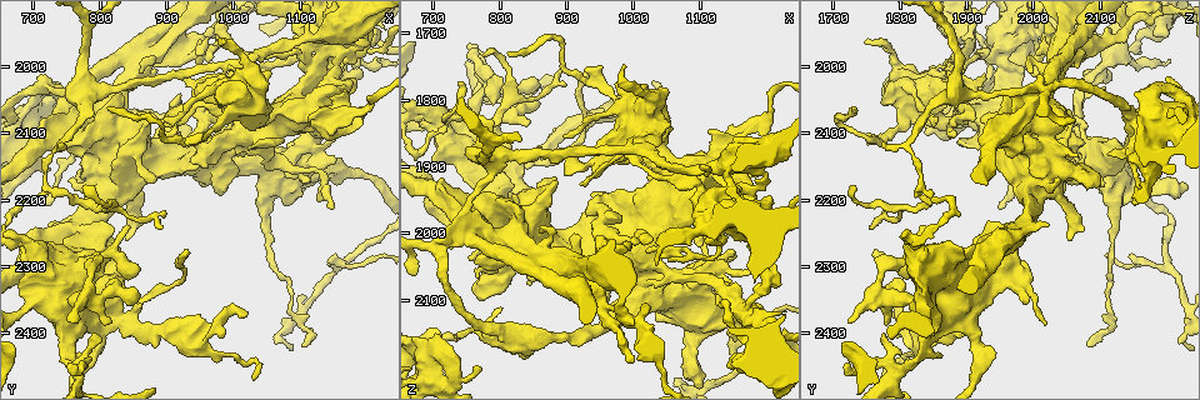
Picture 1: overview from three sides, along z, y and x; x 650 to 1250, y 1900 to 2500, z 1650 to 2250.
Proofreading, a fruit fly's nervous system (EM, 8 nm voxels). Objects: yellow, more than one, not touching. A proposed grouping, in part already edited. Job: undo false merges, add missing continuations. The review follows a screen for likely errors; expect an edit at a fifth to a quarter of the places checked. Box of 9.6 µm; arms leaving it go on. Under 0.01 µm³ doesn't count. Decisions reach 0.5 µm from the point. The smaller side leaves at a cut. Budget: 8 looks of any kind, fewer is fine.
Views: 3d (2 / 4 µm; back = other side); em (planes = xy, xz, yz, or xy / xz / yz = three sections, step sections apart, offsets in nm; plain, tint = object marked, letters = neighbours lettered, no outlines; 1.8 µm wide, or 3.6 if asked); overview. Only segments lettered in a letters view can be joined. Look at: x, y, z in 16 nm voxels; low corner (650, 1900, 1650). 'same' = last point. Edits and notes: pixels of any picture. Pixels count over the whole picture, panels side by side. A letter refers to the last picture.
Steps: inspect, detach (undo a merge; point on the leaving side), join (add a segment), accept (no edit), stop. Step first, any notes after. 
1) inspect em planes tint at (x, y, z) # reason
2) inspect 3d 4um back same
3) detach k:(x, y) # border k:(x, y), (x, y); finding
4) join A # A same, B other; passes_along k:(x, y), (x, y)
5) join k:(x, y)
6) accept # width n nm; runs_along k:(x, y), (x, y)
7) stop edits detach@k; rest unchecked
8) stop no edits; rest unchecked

inspect em planes tint at (1030, 2470, 1775) # end of a long branch

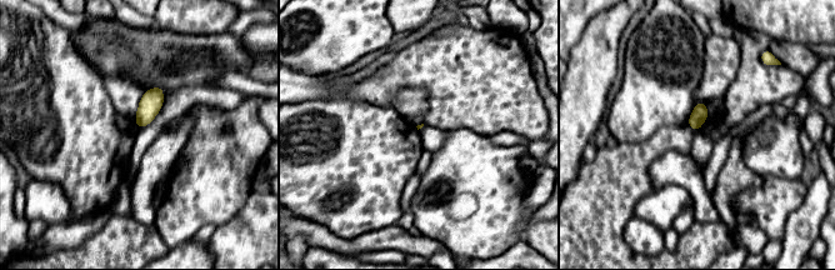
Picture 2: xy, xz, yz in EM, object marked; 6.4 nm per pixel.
inspect em planes letters same

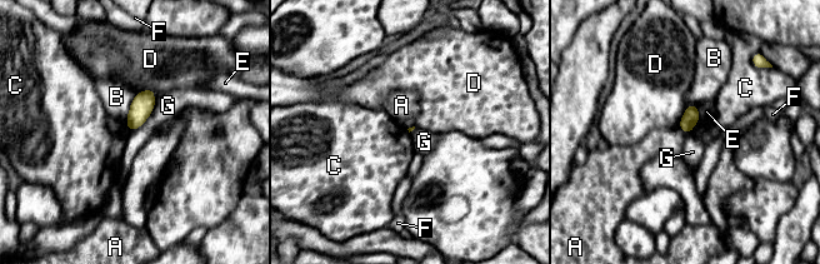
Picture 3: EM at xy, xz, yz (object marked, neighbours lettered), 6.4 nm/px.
accept # A other, B other, C other, D other, E other, F other, G other; border 3:(156, 99), (151, 114), (130, 133); none of them fits

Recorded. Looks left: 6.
inspect em planes letters at (1125, 2030, 2070)

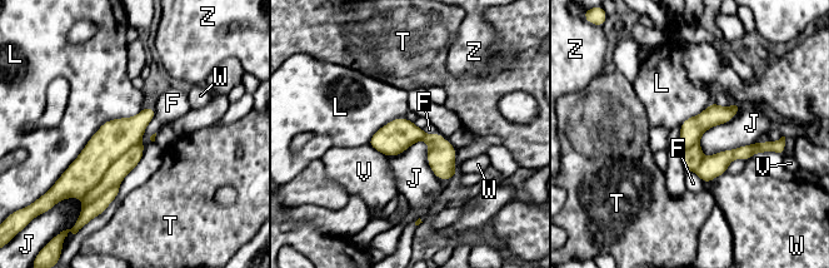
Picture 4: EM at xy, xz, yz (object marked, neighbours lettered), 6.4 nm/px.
detach 4:(99, 206) # longest_contact F 750 nm; F other, J other, L other, T other, V other, W other, Z other; border 4:(118, 184), (108, 188), (85, 207); two neurons meet here

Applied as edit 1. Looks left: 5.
inspect overview

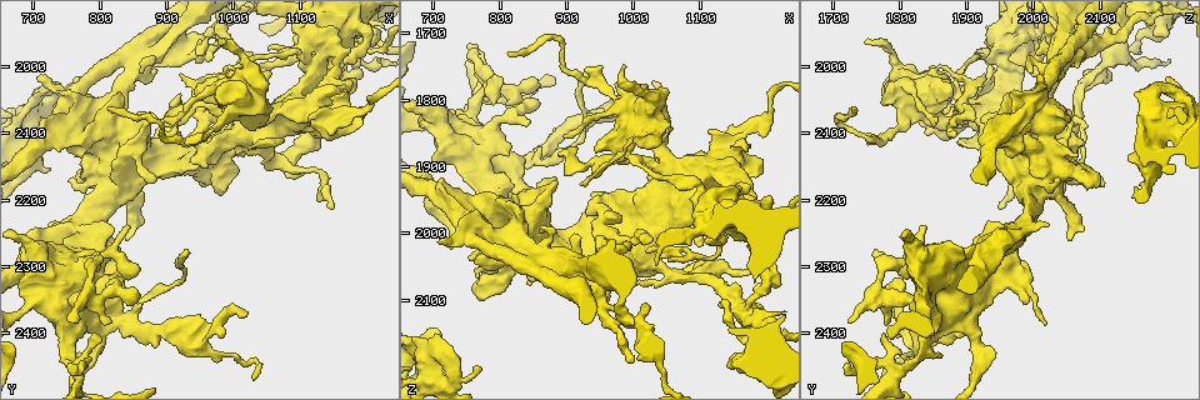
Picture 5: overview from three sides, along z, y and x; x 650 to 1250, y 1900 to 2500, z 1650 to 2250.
inspect em 3.6um planes tint at (1030, 2005, 1800) # thick turns thin

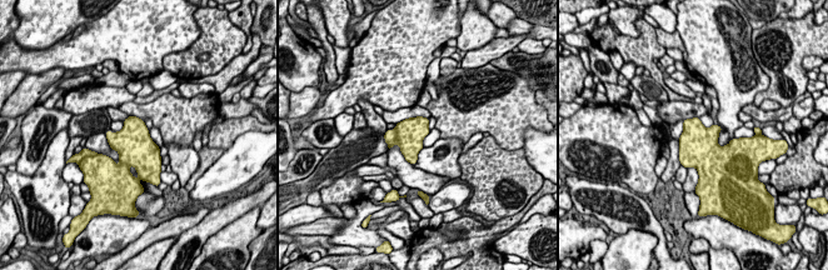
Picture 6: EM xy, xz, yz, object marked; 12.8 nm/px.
inspect em 3.6um planes letters same

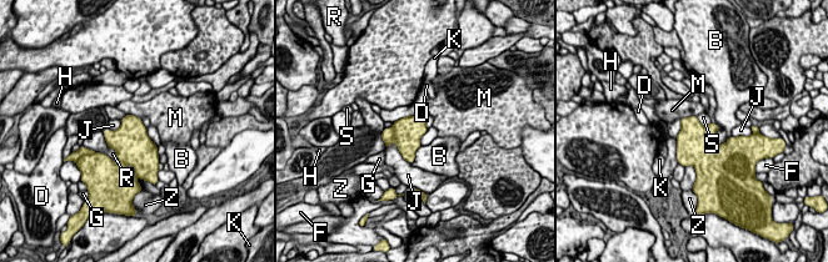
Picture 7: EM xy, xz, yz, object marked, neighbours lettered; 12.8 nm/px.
accept # width 380 nm; B other, D other, F other, G other, H other, J other, K other, M other, R other, S other, Z other; continuous, no second neuron

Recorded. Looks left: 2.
stop edits detach@4; rest unchecked

